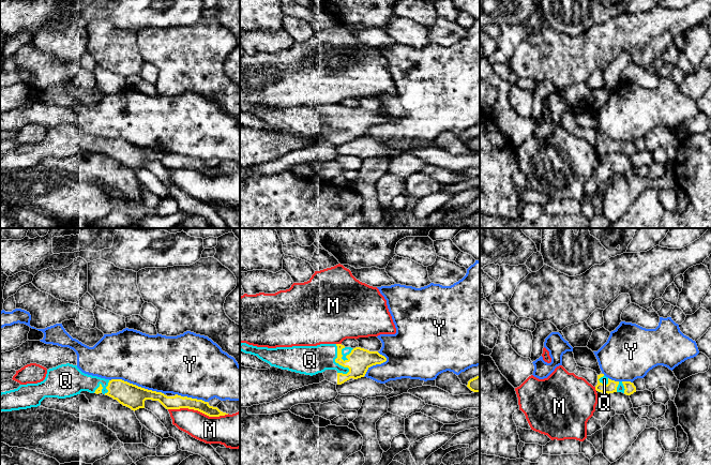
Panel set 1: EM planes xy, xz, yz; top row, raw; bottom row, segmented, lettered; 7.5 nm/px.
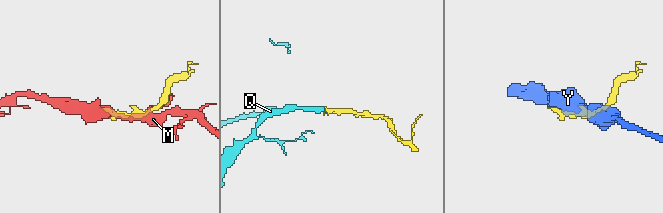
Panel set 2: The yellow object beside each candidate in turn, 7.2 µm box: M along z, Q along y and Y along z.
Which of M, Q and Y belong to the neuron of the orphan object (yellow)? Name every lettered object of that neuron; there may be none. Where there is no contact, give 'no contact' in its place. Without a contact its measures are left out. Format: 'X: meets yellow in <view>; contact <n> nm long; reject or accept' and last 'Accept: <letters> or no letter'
M: meets yellow in xy; contact 460 nm long; reject
Q: meets yellow in xz; contact 240 nm long; accept
Y: meets yellow in xy; contact 440 nm long; reject
Accept: Q

